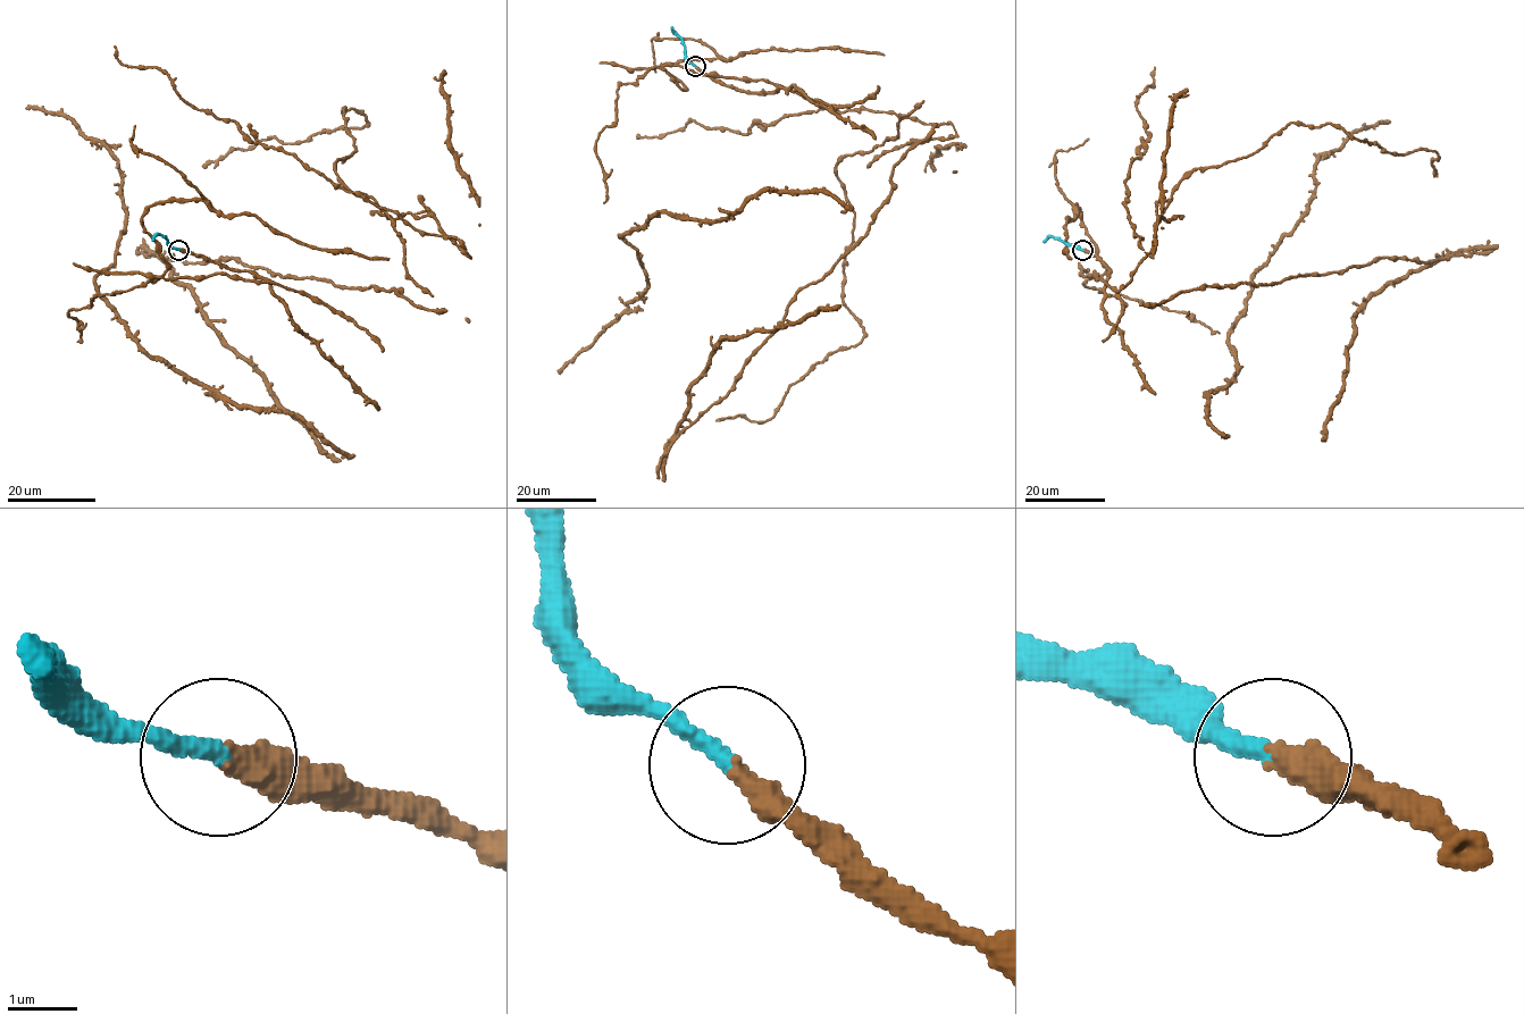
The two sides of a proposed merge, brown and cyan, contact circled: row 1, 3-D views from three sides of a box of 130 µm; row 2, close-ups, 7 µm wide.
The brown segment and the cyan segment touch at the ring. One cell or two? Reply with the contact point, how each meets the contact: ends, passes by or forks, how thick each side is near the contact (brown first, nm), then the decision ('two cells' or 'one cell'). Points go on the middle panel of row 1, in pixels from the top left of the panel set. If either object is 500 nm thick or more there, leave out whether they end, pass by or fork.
(695, 66) | brown ends | cyan ends | 400/240 nm | one cell

